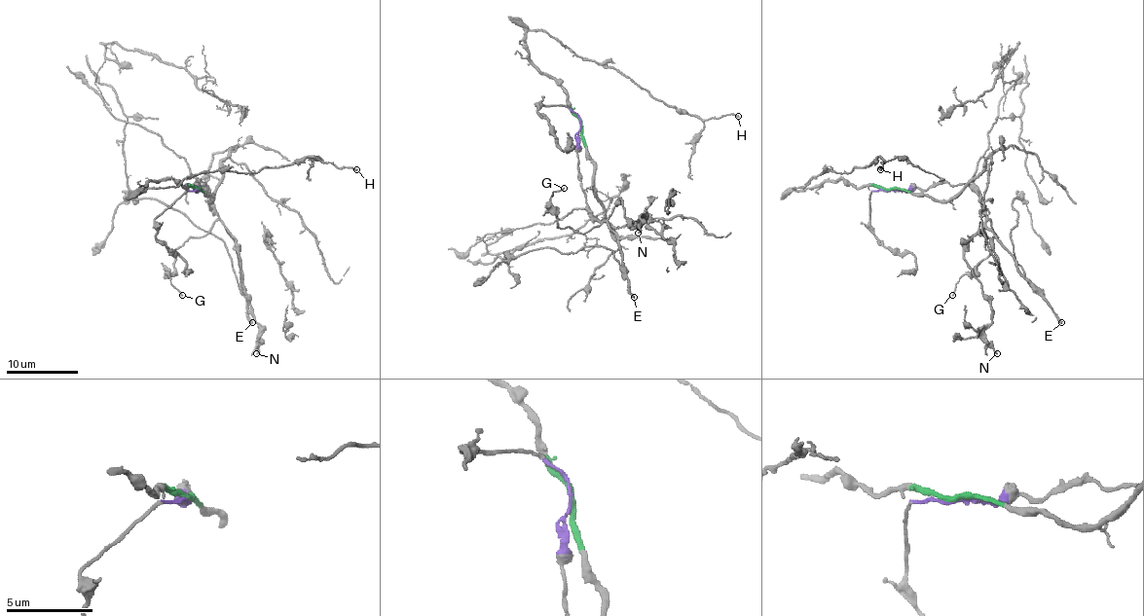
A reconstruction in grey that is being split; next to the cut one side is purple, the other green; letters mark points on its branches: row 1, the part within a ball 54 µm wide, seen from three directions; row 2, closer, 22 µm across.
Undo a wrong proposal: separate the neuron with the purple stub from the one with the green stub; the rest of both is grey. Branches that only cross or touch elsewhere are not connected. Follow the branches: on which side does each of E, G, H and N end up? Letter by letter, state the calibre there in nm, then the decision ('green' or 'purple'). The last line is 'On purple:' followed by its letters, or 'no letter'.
E: calibre 280 nm; purple
G: calibre 140 nm; purple
H: calibre 200 nm; green
N: calibre 180 nm; purple
On purple: E, G, N

